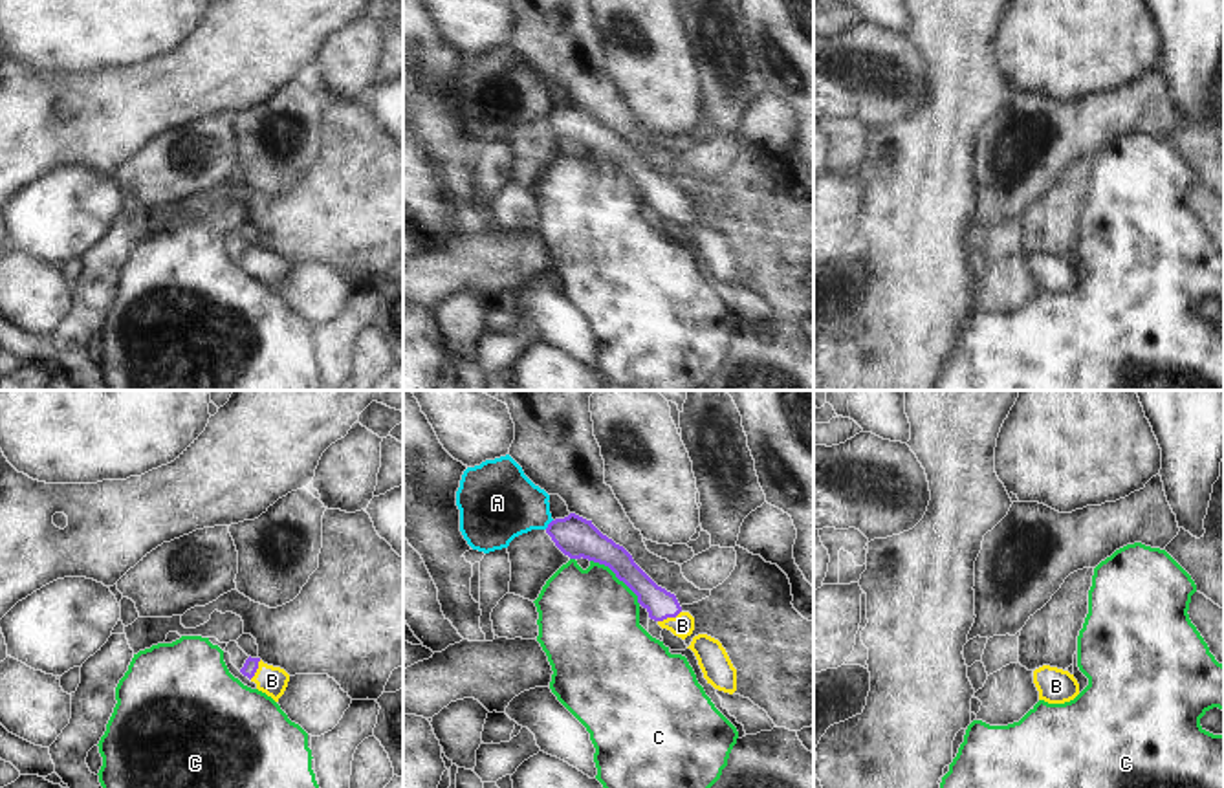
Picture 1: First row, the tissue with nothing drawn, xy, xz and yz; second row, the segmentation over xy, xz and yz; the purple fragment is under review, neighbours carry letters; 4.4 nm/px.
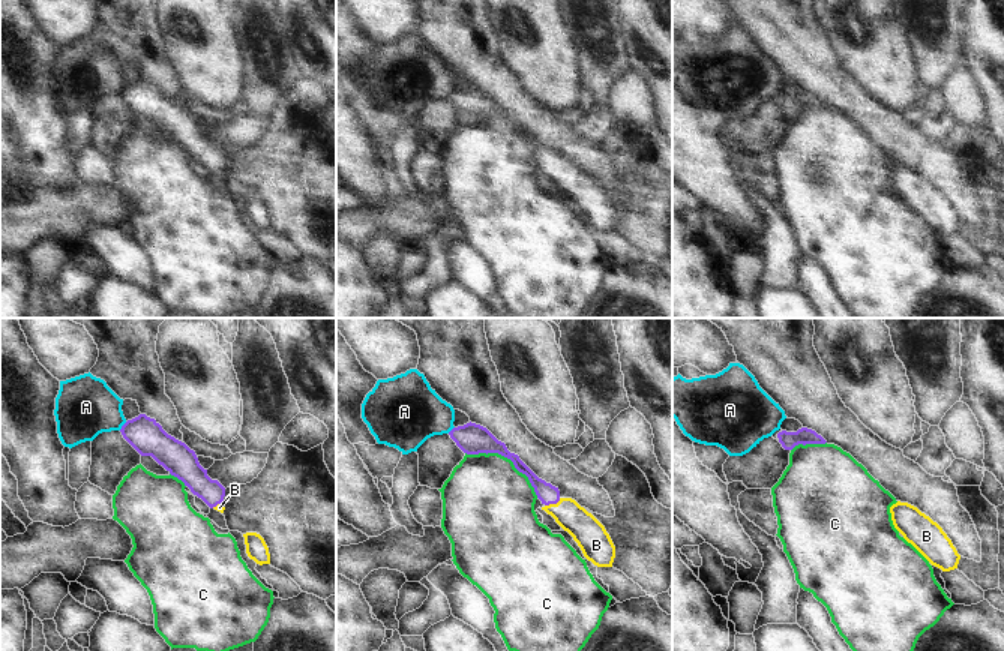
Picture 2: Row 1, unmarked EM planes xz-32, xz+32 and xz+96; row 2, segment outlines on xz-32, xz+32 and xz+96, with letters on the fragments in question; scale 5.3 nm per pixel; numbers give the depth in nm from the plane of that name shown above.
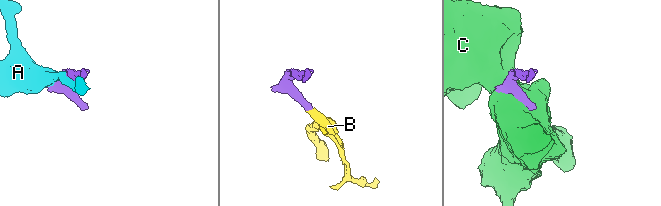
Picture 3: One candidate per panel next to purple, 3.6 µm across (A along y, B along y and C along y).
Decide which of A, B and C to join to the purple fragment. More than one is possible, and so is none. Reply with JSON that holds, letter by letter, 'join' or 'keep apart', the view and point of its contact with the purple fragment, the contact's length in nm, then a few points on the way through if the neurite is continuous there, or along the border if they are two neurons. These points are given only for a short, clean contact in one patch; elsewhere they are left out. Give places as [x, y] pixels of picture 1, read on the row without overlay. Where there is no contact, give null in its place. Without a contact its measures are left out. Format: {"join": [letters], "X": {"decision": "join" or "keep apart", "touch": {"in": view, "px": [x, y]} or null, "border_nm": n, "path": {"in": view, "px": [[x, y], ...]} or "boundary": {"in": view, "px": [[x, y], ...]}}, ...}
{"join": ["B"], "A": {"decision": "keep apart", "touch": {"in": "xz", "px": [548, 114]}, "border_nm": 60}, "B": {"decision": "join", "touch": {"in": "xz", "px": [669, 206]}, "border_nm": 120, "path": {"in": "xz", "px": [[660, 193], [669, 206], [682, 215]]}}, "C": {"decision": "keep apart", "touch": {"in": "xz", "px": [618, 167]}, "border_nm": 300}}

